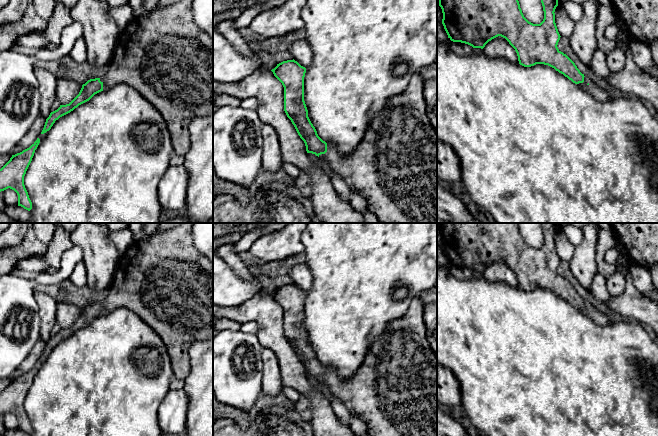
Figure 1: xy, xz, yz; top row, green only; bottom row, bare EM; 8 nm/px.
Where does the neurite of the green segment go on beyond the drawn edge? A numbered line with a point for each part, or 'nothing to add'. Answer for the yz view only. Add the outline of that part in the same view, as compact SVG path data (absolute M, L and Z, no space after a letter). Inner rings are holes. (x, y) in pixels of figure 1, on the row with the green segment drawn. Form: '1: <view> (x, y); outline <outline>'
1: yz (598, 93); outline M586 76L584 77L584 82L577 85L592 95L598 101L603 102L611 99L609 93L606 90L599 87L596 83L590 82Z

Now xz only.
1: xz (394, 167); outline M419 72L413 73L406 88L390 97L384 107L374 115L363 139L352 153L342 156L334 144L327 143L327 152L319 155L319 158L326 161L332 172L338 174L351 190L356 191L366 201L368 210L375 214L382 223L437 223L437 132L427 117L424 80Z

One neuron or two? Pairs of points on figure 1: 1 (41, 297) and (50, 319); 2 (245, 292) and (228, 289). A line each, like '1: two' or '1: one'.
1: one
2: one

